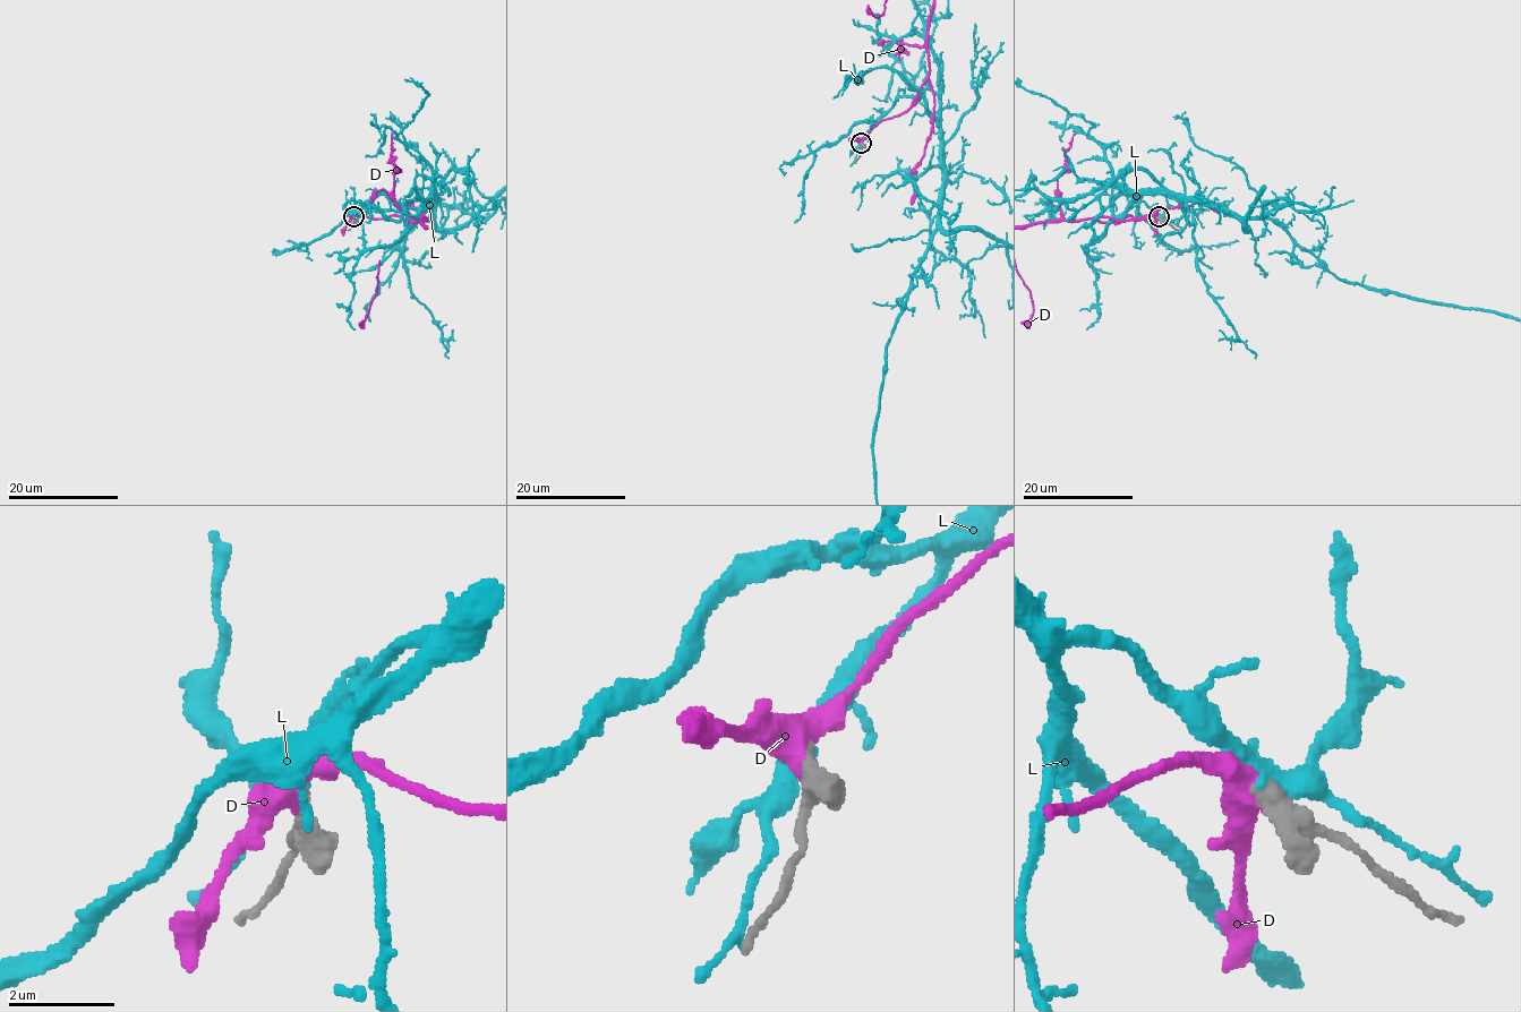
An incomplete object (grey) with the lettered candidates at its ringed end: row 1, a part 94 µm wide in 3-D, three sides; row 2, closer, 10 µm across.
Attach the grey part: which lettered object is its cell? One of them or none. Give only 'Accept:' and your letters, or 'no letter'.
Accept: D

